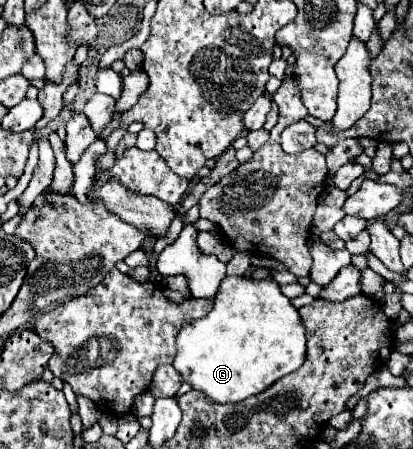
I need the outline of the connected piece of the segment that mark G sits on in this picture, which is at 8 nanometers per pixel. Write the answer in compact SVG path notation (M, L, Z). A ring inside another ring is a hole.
M226 277L214 297L214 309L206 317L190 321L178 331L176 357L172 365L180 371L182 379L192 385L192 389L202 391L208 399L216 403L236 403L266 391L280 377L300 369L306 359L306 343L306 329L298 309L280 293L280 285L272 277L260 281Z

